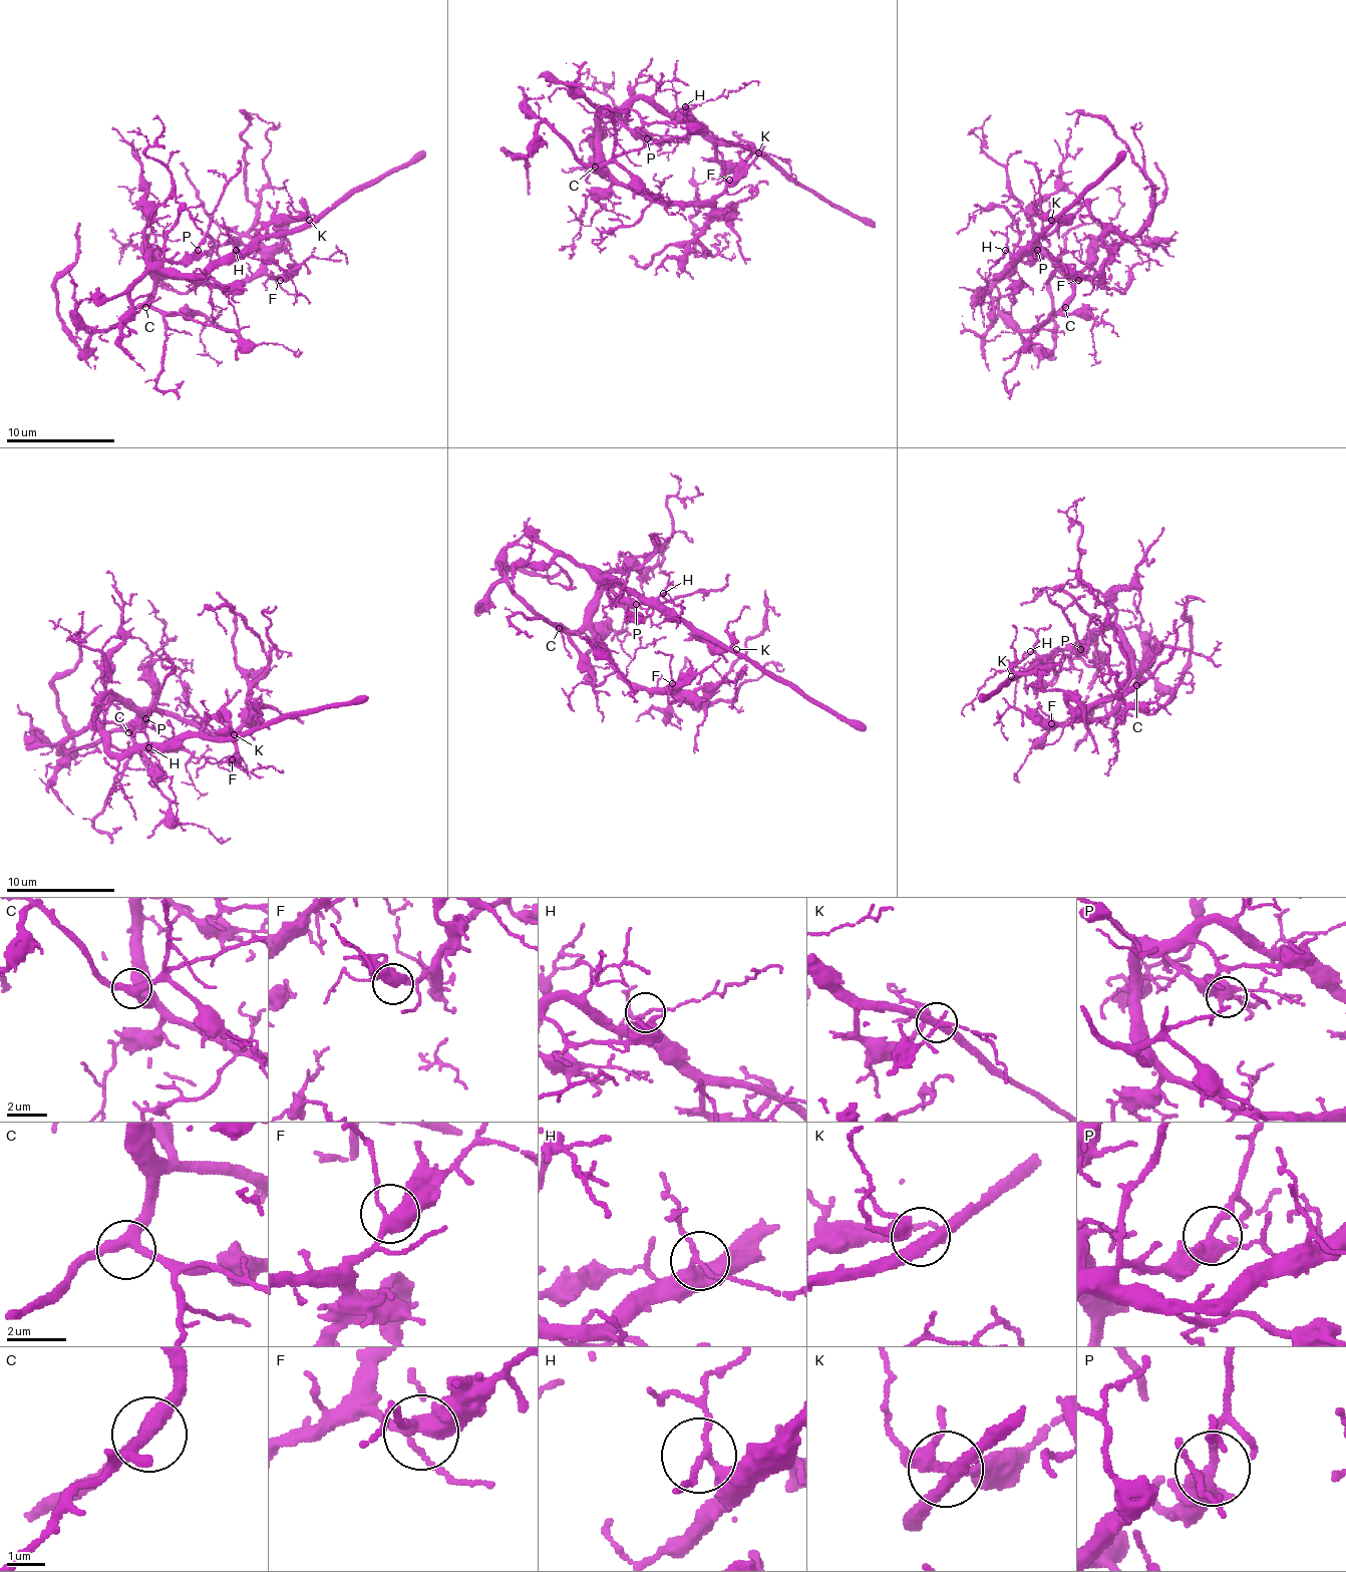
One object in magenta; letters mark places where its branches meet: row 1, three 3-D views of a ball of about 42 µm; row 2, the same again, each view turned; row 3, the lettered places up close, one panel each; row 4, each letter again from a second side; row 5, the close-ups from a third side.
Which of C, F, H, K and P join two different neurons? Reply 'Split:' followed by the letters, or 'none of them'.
Split: none of them

